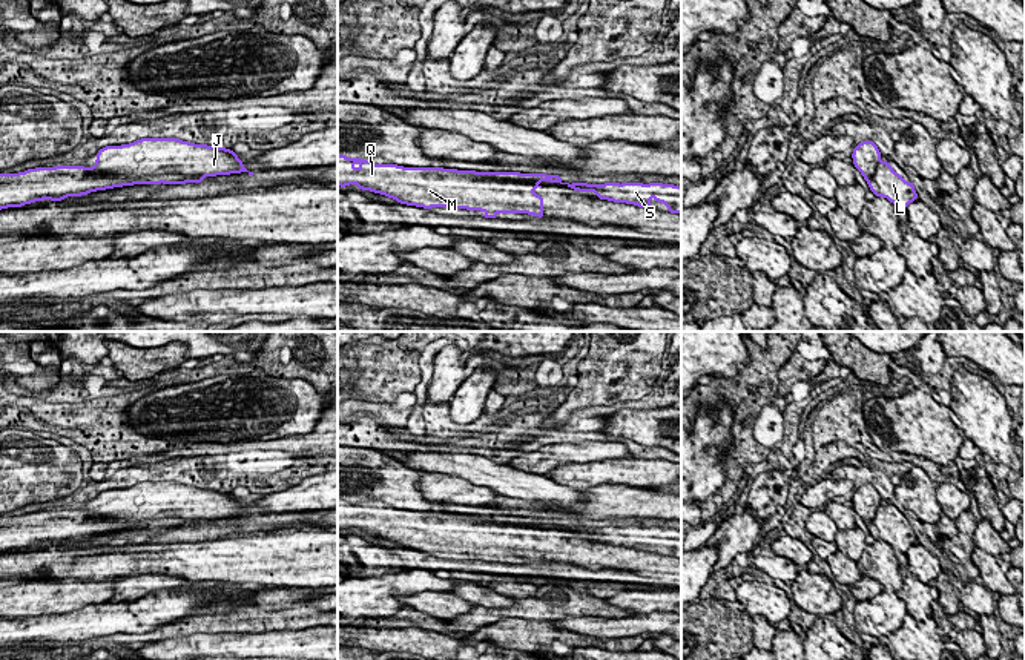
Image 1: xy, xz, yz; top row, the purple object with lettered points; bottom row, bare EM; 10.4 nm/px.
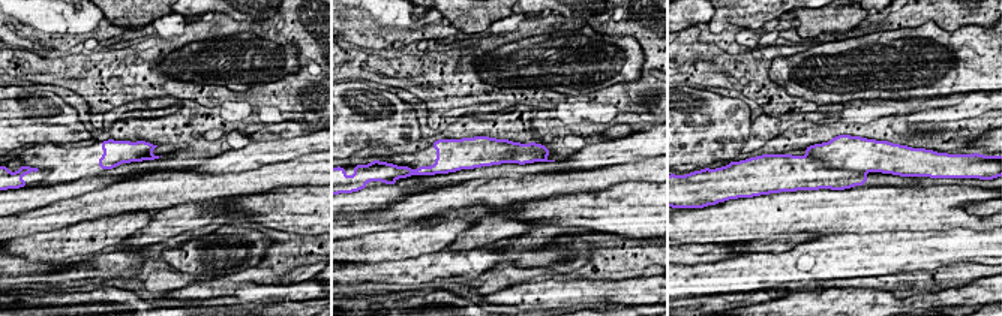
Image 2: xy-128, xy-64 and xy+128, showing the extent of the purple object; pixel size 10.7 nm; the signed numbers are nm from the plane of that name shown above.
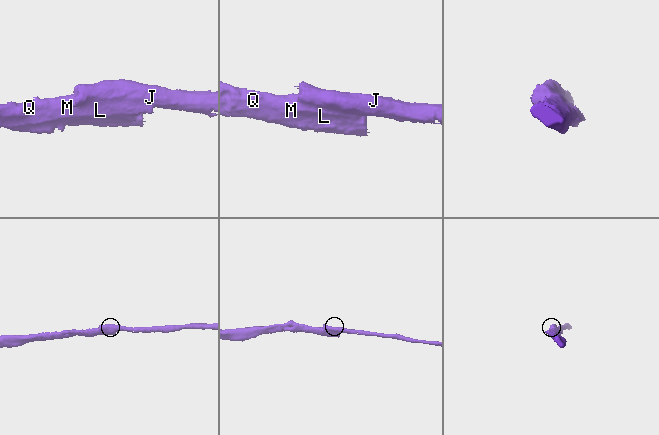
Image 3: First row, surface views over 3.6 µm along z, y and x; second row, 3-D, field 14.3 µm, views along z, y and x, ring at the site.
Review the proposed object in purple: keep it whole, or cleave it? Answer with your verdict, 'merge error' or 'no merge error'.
merge error

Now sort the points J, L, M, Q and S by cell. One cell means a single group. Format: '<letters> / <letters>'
J S / L M Q

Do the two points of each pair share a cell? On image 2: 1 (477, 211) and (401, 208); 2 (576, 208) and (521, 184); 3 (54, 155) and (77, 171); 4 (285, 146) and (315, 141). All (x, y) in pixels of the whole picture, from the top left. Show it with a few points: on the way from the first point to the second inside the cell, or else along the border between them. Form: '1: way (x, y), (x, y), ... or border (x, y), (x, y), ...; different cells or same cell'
1: border (479, 201), (470, 205), (440, 210), (423, 223); different cells
2: border (582, 189), (519, 199), (513, 204); different cells
3: way (60, 160), (65, 165), (71, 165); same cell
4: way (293, 146), (308, 143); same cell

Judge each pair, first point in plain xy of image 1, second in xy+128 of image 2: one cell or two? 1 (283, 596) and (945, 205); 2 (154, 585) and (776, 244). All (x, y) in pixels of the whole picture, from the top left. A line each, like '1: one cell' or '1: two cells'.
1: two cells
2: one cell

